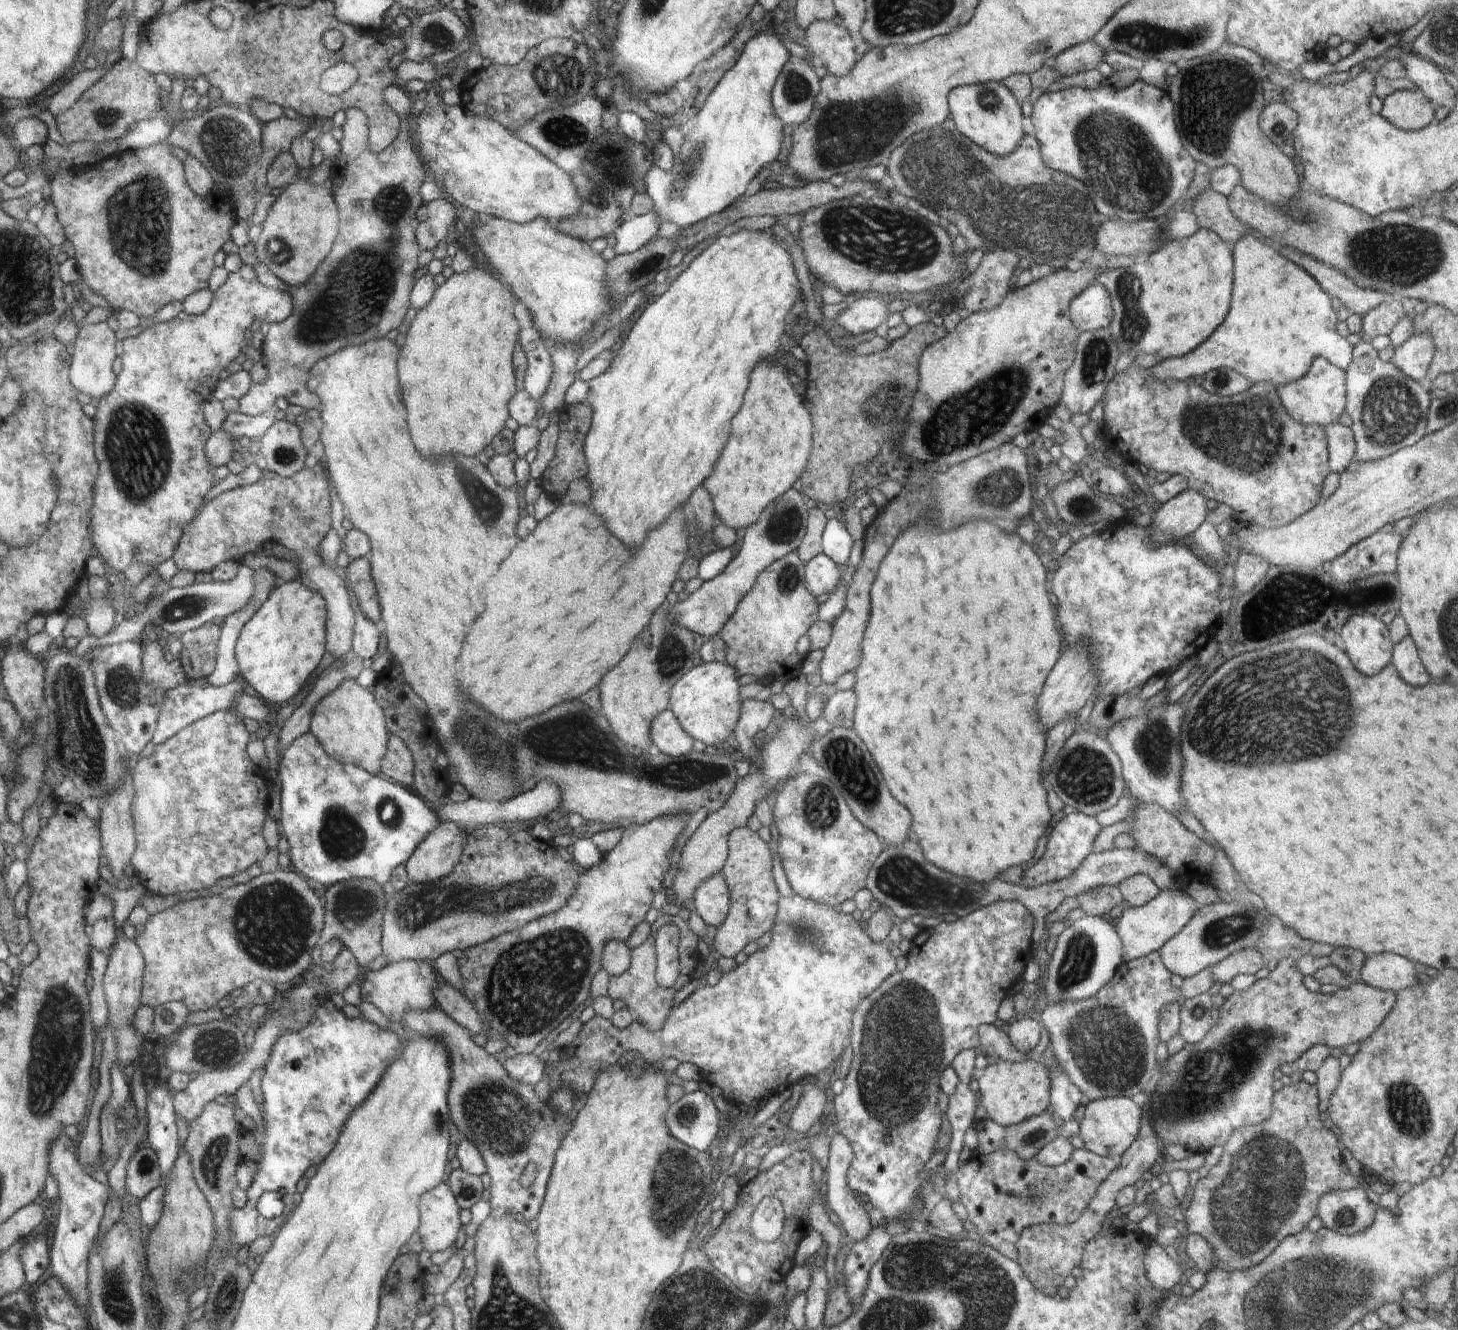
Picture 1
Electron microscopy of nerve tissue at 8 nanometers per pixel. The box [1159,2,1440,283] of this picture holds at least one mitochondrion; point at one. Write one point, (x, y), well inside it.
(1213, 93)

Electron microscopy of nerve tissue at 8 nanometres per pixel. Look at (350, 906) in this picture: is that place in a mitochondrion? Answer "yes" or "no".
yes

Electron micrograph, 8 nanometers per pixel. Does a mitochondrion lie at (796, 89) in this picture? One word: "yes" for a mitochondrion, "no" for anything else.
yes

